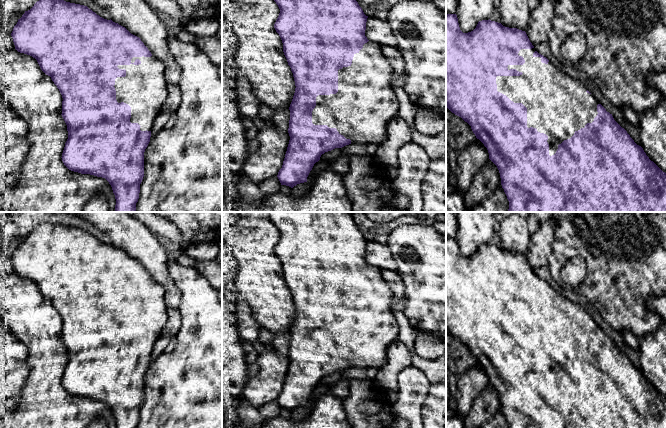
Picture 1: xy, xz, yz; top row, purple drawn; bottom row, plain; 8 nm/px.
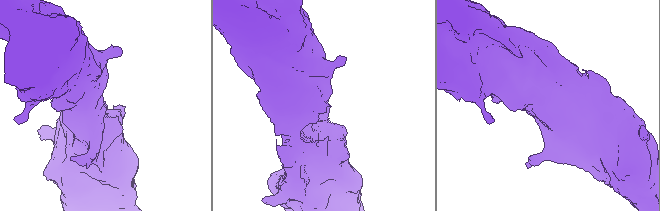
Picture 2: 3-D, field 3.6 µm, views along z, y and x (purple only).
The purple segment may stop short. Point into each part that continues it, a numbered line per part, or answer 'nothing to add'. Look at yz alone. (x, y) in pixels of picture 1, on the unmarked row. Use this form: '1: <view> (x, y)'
1: yz (557, 328)

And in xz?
1: xz (365, 327)

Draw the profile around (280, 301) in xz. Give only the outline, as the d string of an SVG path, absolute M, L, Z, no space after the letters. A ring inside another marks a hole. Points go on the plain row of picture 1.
M240 212L240 218L229 230L226 239L239 266L234 280L237 301L247 303L254 319L274 335L290 331L296 312L282 264L274 252L279 237L280 233L270 221L268 212Z

